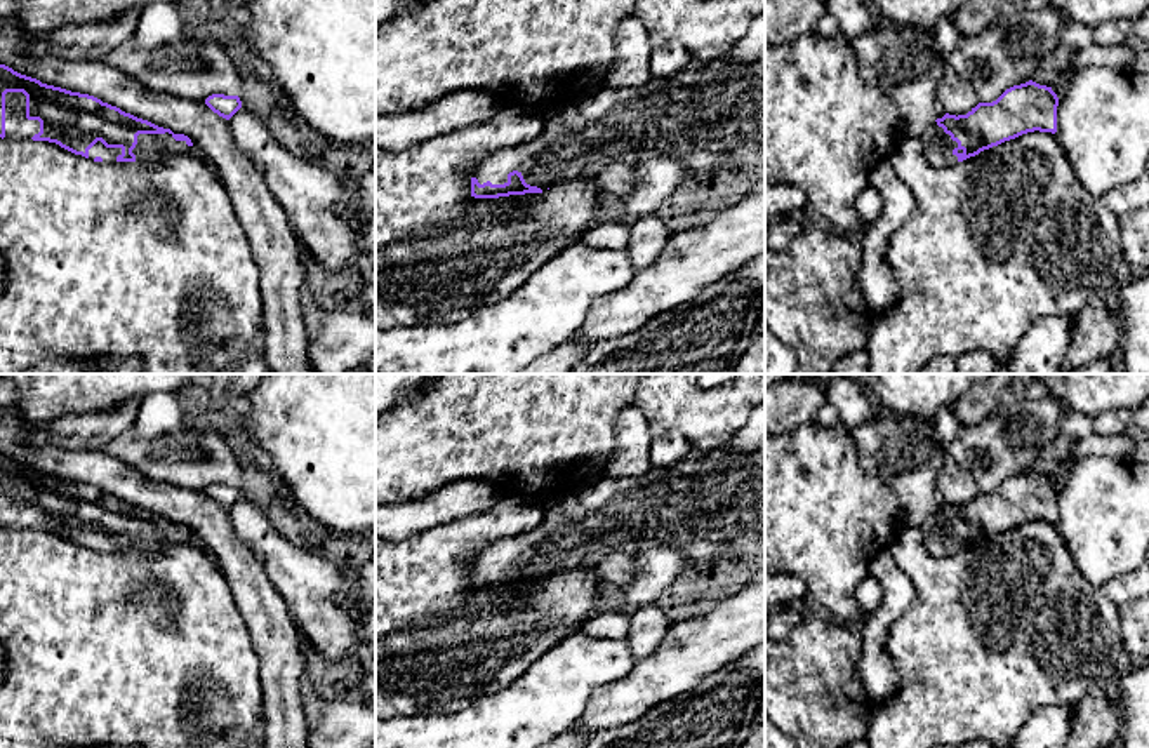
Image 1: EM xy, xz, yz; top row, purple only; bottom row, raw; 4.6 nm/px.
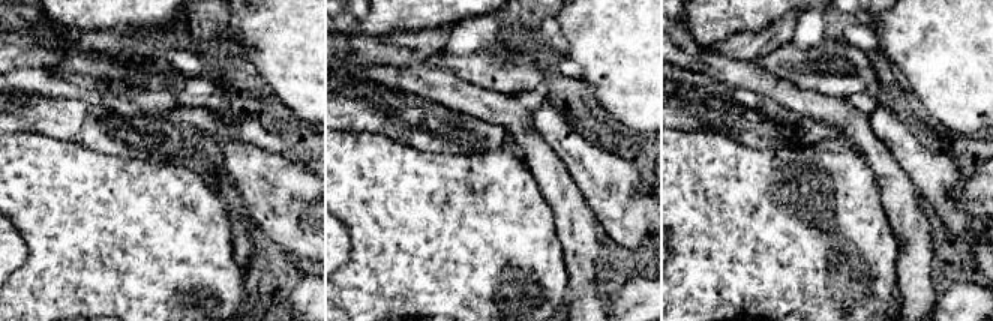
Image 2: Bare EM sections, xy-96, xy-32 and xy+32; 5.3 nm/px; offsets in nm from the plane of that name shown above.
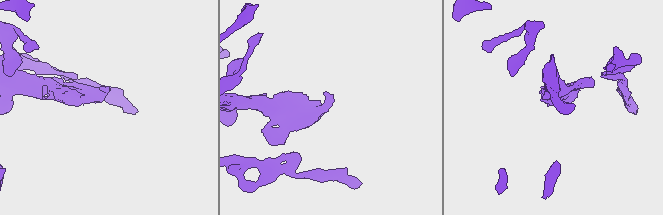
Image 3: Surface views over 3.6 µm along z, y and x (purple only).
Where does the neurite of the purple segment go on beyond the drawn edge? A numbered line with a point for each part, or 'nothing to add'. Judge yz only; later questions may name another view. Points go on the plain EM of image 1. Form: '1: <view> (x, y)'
1: yz (937, 534)

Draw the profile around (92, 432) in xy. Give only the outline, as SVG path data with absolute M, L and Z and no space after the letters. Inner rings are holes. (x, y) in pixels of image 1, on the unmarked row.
M141 398L96 414L66 414L43 426L24 423L23 431L30 445L54 445L61 449L104 451L104 447L132 428Z

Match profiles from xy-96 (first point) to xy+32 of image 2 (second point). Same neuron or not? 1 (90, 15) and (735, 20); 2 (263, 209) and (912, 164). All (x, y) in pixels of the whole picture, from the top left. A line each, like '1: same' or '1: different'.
1: same
2: same

